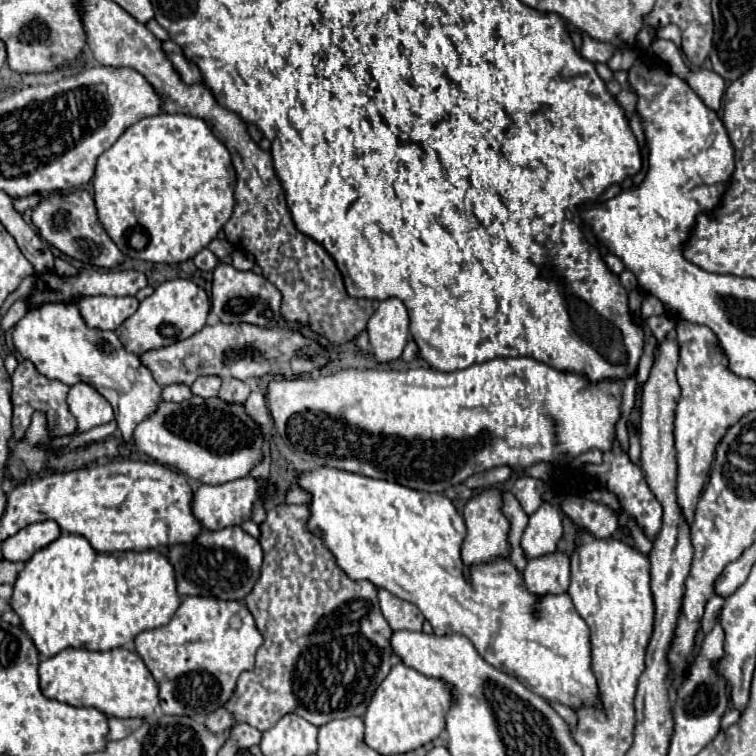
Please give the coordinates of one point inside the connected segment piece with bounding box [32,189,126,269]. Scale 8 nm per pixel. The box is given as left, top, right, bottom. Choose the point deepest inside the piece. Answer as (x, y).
(69, 222)

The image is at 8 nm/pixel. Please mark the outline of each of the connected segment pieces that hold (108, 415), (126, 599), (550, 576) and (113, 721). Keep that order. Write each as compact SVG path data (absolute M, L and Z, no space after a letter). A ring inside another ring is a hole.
M78 383L78 385L70 387L68 407L78 421L78 433L84 433L92 427L114 421L110 403L94 387L90 387L86 383Z
M60 535L52 545L40 549L18 573L10 607L20 617L22 629L34 641L42 657L52 657L66 647L84 647L92 651L110 651L132 641L138 633L170 623L180 597L176 593L174 569L164 553L146 551L114 551L98 553L82 535Z
M556 551L528 561L528 567L524 569L524 583L536 597L566 593L570 583L570 559Z
M110 717L108 719L108 735L106 739L108 741L114 741L114 739L124 739L126 735L130 735L134 729L138 729L144 721L142 719L116 719L116 717Z

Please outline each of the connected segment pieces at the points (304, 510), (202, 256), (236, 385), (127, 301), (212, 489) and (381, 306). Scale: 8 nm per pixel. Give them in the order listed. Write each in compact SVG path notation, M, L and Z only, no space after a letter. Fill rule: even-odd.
M278 505L274 509L270 509L266 513L266 519L260 523L260 545L264 549L264 563L262 563L262 575L260 575L260 581L254 585L254 591L246 597L246 607L250 609L250 613L254 615L256 619L256 627L258 631L262 633L264 637L264 643L262 647L258 649L256 653L256 667L248 673L242 673L240 679L238 679L238 685L236 685L236 691L232 695L232 699L226 703L226 709L232 713L234 721L242 721L242 723L248 723L252 727L256 727L258 731L266 731L270 729L282 715L288 715L288 713L296 713L300 717L304 717L308 723L320 727L324 723L328 723L330 719L344 719L344 717L350 717L350 715L356 715L356 717L362 717L376 687L384 681L384 677L388 675L388 671L392 669L392 665L400 663L400 659L392 653L390 649L390 635L392 635L392 629L390 625L386 623L380 607L378 607L378 599L376 599L376 587L370 583L370 581L354 581L350 579L334 561L332 553L322 545L322 539L312 535L308 529L306 529L306 519L308 519L308 507L304 505Z
M202 249L196 257L194 257L194 265L202 271L212 271L218 265L218 257L210 251L210 249Z
M224 379L220 393L218 393L218 397L224 399L226 403L240 403L240 405L246 403L248 395L250 395L248 383L238 381L238 379Z
M82 297L74 305L80 309L88 327L110 331L118 329L138 309L136 297Z
M242 477L222 485L200 485L190 503L192 515L210 531L240 525L244 519L250 519L258 487L258 481L252 477Z
M400 299L380 301L368 321L368 335L378 363L400 359L408 343L408 311Z

